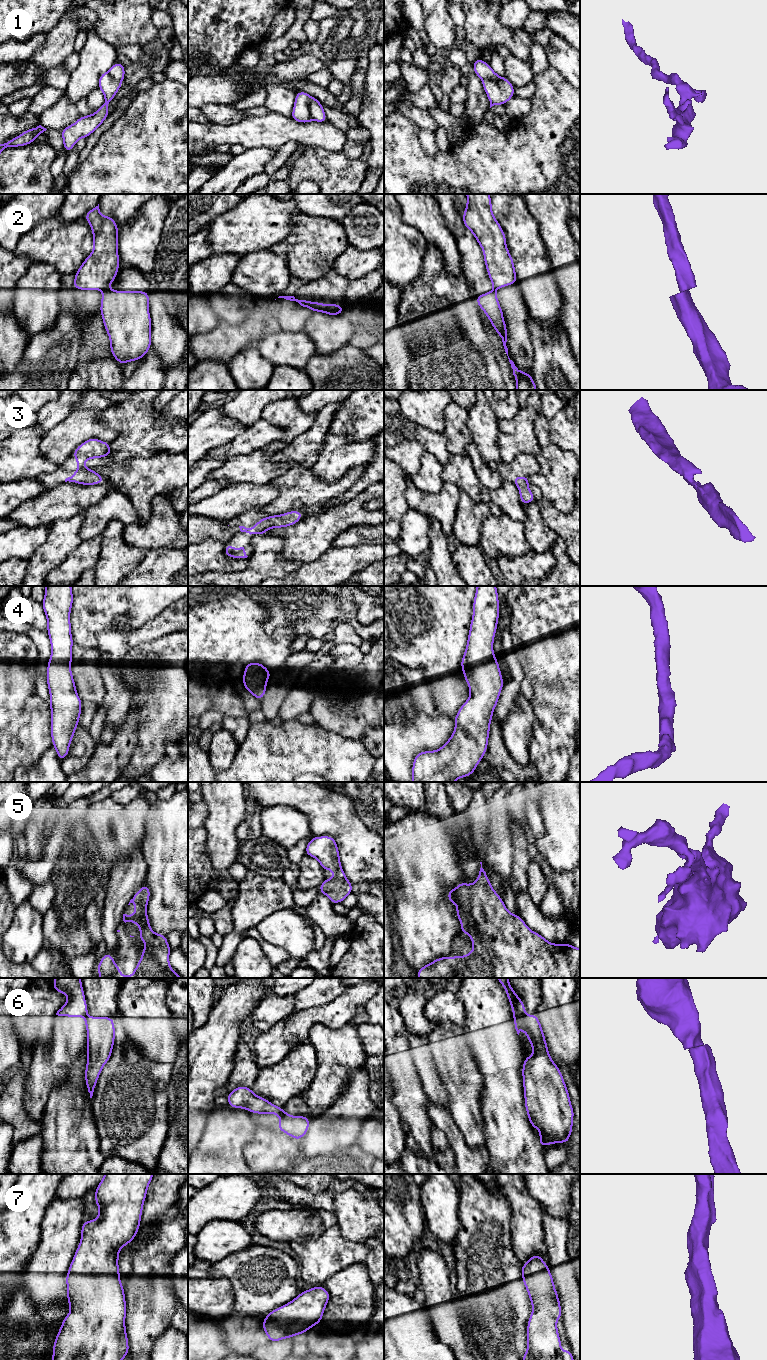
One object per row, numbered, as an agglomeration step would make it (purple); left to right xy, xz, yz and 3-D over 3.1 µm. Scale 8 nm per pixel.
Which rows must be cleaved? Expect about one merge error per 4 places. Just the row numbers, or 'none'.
1, 2, 6

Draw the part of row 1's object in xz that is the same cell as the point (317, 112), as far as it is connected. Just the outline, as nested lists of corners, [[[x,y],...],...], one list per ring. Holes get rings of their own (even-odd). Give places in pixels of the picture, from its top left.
[[[311,96],[310,114],[314,121],[320,123],[324,123],[327,121],[327,116],[323,109],[323,105],[313,96]]]

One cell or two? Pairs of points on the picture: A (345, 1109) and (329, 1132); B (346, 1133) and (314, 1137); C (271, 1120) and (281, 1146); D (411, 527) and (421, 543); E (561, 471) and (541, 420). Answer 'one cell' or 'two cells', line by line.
A: one cell
B: one cell
C: two cells
D: one cell
E: one cell

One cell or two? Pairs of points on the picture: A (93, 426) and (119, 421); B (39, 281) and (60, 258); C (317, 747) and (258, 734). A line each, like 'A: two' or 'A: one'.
A: two
B: two
C: one

